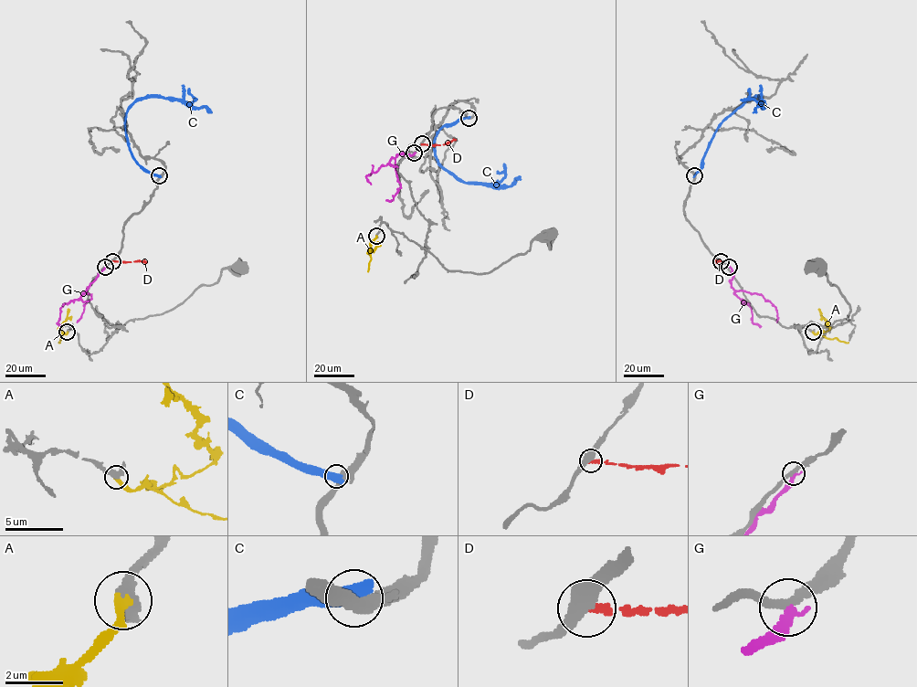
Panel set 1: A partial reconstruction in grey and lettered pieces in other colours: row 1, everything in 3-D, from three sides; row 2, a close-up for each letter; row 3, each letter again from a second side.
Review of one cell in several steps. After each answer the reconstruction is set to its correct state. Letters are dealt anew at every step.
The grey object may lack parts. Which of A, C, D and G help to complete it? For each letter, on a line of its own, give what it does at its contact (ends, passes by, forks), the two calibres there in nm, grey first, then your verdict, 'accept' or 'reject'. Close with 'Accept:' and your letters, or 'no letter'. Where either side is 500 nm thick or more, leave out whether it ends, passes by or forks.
A: it ends there; 400 nm thick on the grey side, 320 nm on the other; accept
C: 460 nm thick on the grey side, 600 nm on the other; reject
D: it ends there; 360 nm thick on the grey side, 240 nm on the other; reject
G: it ends there; 240 nm thick on the grey side, 260 nm on the other; reject
Accept: A

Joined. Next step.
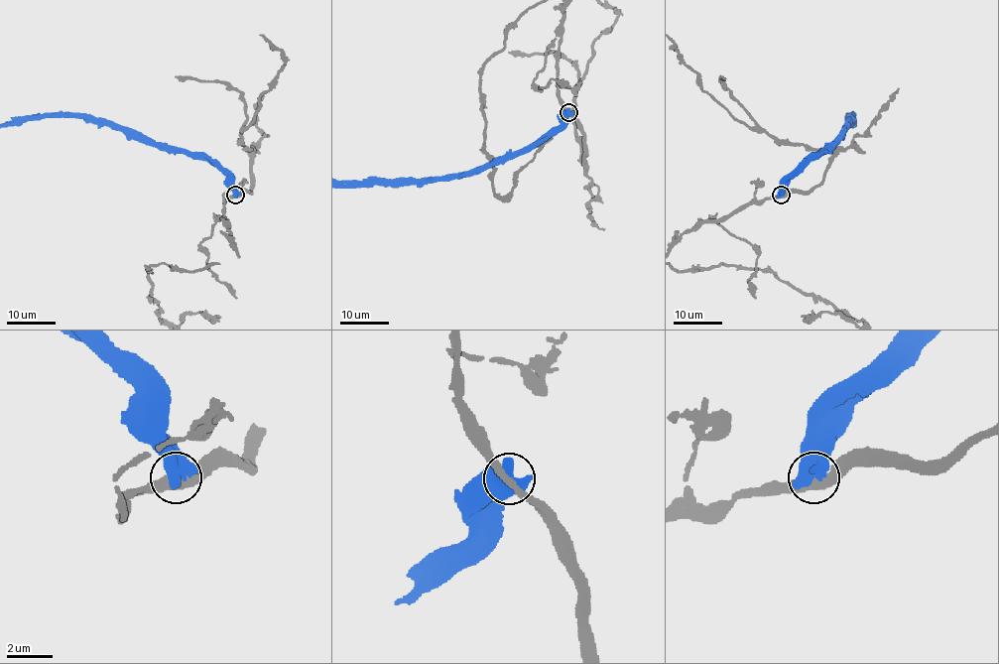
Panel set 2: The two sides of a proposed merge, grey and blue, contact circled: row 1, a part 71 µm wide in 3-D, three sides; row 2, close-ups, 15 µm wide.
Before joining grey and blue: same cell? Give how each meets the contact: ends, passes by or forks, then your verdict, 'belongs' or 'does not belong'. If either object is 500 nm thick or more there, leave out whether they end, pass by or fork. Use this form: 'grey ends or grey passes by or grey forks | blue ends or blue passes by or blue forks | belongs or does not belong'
does not belong

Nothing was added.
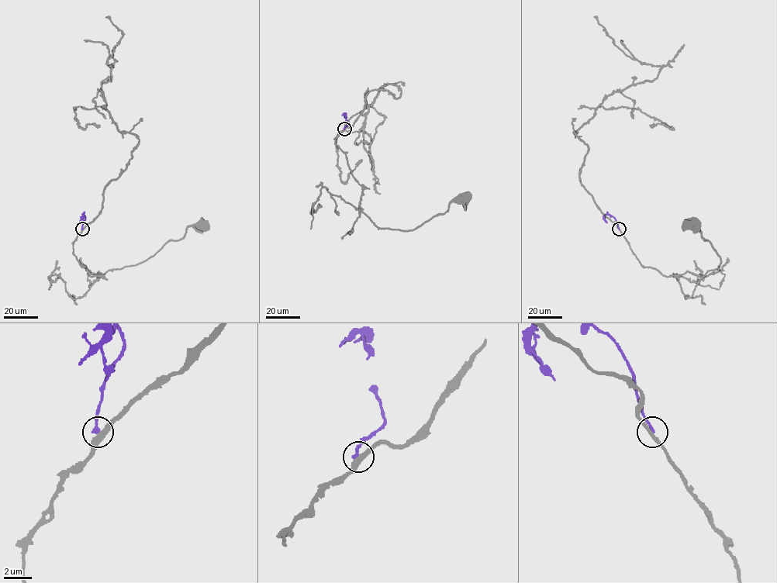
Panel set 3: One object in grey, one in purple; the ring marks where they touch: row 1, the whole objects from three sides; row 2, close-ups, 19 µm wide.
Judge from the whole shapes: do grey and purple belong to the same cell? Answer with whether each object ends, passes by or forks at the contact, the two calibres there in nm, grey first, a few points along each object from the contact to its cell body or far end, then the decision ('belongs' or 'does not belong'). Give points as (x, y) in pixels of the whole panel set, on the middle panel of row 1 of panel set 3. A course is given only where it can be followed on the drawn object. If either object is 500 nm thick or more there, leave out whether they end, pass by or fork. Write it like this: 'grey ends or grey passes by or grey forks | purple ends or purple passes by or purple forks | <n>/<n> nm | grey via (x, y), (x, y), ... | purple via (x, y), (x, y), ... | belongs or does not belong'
grey passes by | purple ends | 280/280 nm | grey via (344, 129), (335, 143), (363, 188), (360, 211), (379, 228), (412, 230), (443, 214), (452, 201), (465, 198) | purple via (344, 129), (347, 125), (345, 117) | does not belong

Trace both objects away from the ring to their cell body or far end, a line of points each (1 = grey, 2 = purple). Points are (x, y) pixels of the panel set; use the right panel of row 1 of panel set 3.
1: (619, 229), (644, 267), (666, 276), (689, 271), (701, 277), (718, 269), (720, 257), (700, 232), (688, 224)
2: (619, 229), (615, 218), (606, 214), (604, 219), (607, 222)

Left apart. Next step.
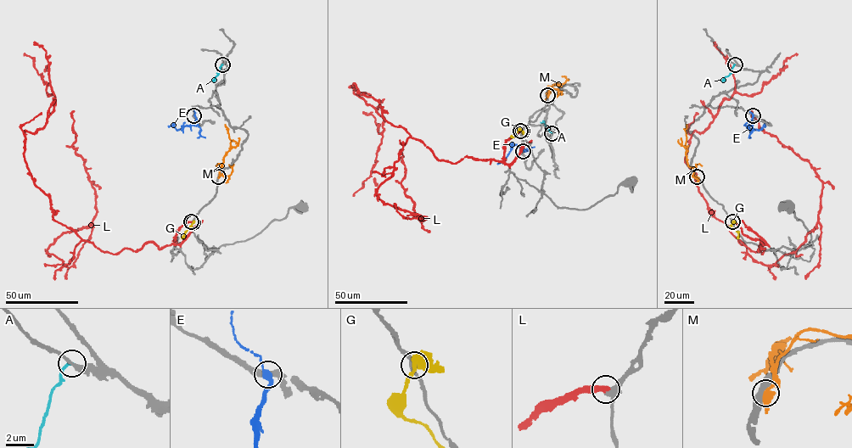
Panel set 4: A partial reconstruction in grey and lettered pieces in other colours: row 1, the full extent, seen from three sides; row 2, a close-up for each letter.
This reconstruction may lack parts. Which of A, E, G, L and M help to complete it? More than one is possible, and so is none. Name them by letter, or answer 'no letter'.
L

